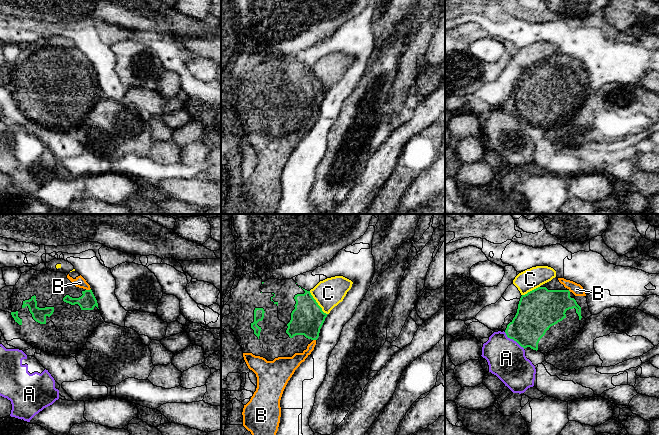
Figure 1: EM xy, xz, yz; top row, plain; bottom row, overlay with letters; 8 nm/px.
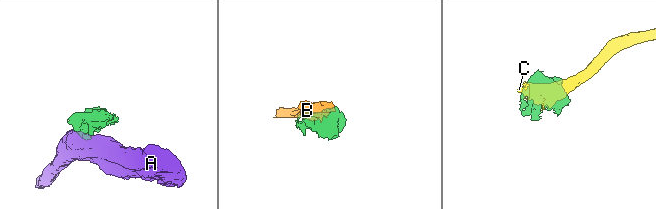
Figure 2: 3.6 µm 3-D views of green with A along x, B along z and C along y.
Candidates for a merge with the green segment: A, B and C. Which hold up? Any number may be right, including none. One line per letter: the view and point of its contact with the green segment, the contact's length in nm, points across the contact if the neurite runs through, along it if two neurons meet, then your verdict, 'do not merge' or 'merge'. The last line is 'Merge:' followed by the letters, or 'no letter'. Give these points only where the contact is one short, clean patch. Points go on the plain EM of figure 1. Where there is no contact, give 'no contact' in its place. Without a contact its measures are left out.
A: meets green in yz at (514, 116); contact 220 nm long; border along yz (504, 108), (524, 124); do not merge
B: meets green in xy at (88, 66); contact 40 nm long; runs through xy (87, 77), (88, 66), (80, 58); merge
C: meets green in xz at (317, 79); contact 240 nm long; border along xz (309, 67), (317, 80), (327, 90); do not merge
Merge: B

